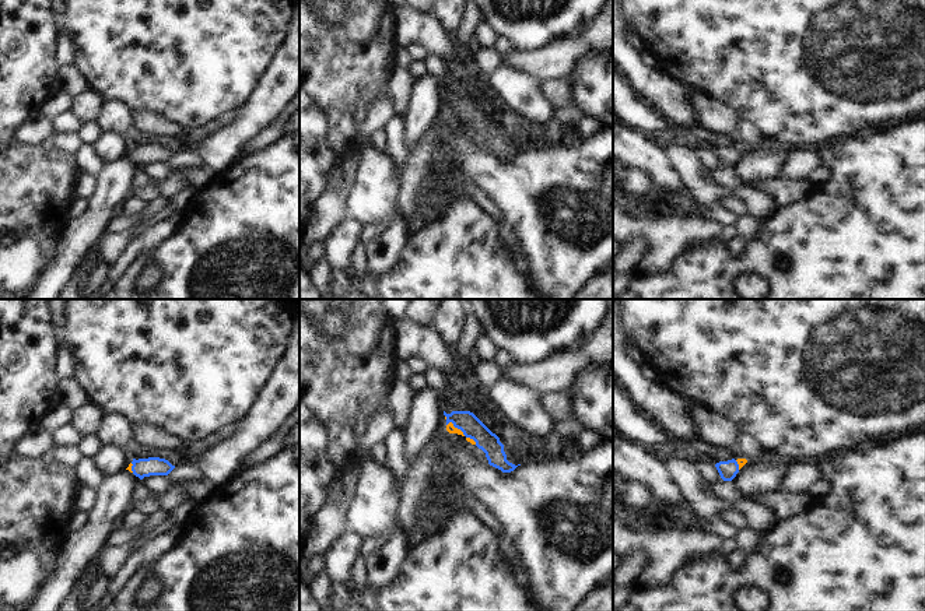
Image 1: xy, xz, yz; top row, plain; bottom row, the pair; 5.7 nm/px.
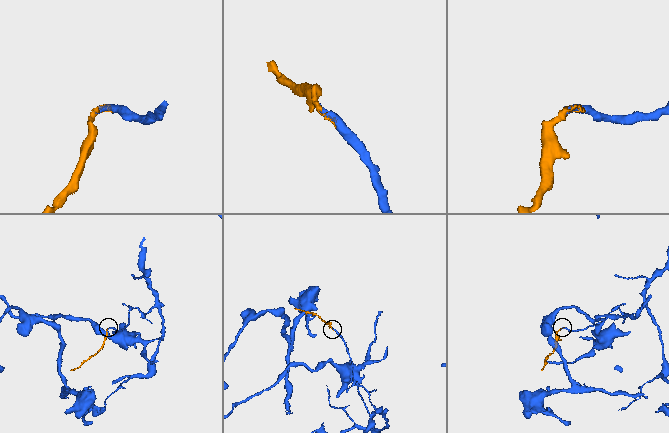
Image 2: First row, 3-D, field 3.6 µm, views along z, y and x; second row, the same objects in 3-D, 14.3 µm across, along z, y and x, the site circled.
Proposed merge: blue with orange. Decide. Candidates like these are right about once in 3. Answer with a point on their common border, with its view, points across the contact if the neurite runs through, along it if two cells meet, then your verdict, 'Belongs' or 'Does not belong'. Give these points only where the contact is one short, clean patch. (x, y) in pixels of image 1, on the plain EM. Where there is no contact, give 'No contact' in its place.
Touches blue at xz (462, 118). Path across: xz (468, 109), (462, 118), (456, 113), (449, 113). Belongs

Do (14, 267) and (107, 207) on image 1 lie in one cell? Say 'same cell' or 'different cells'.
different cells

